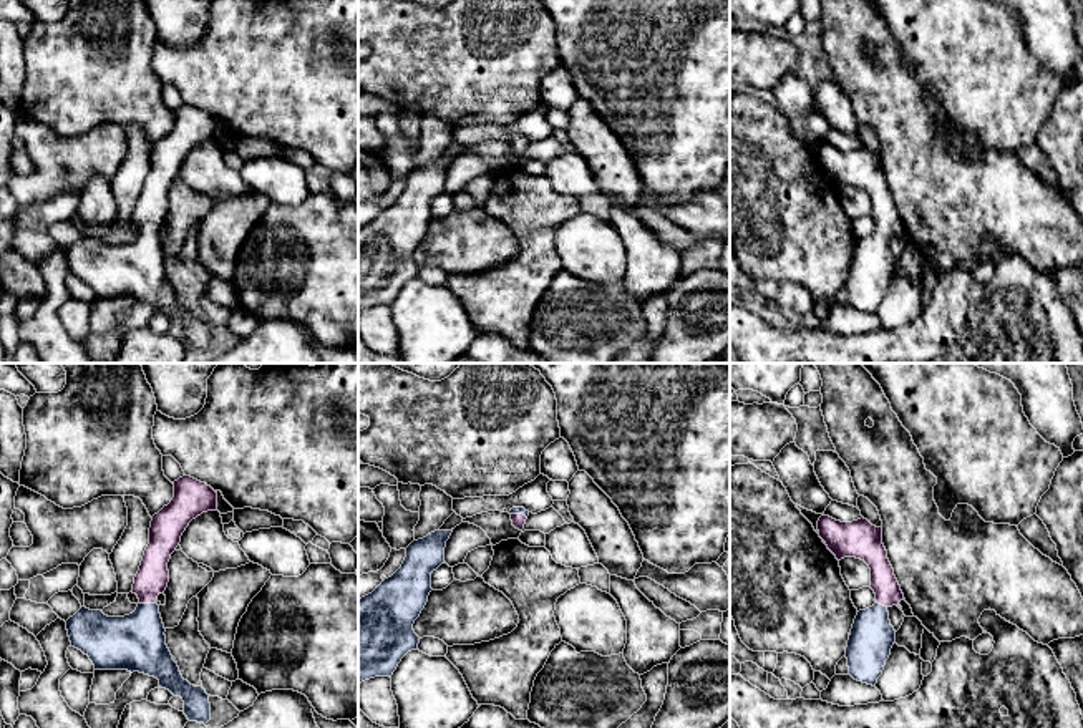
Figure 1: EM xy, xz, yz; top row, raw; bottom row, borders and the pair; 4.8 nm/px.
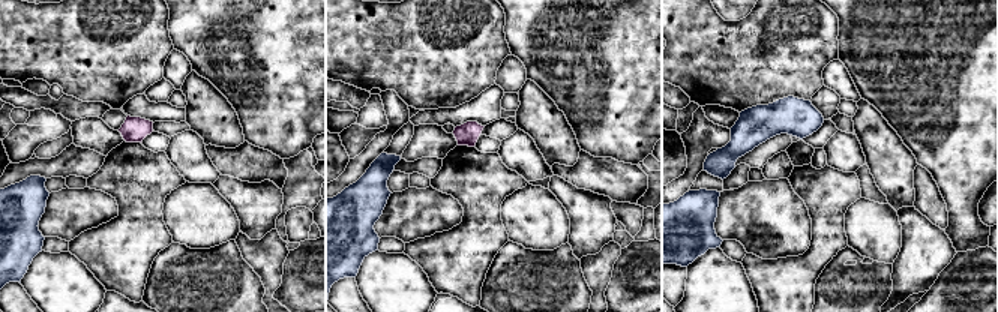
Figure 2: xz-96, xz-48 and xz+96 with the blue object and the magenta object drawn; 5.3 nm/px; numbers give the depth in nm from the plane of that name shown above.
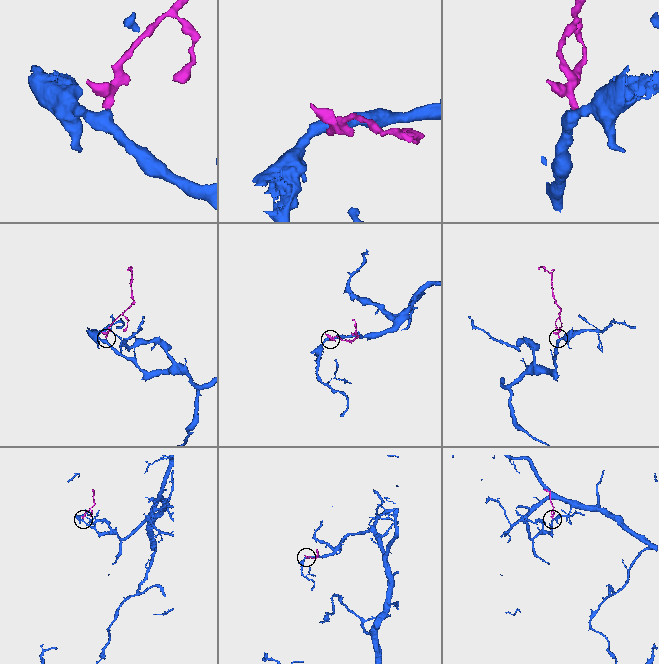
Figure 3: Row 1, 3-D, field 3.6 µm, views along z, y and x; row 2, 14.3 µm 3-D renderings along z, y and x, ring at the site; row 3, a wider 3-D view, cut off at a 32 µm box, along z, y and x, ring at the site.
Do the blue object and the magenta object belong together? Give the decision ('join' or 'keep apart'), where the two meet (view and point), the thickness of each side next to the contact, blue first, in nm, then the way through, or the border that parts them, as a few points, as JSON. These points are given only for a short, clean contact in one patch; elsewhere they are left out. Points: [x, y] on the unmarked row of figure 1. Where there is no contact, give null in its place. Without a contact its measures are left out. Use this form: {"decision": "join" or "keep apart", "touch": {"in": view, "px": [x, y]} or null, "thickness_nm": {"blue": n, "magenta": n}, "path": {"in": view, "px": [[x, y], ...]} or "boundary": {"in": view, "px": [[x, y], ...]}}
{"decision": "join", "touch": {"in": "xy", "px": [148, 232]}, "thickness_nm": {"blue": 280, "magenta": 160}, "path": {"in": "xy", "px": [[136, 271], [145, 256], [148, 232], [148, 213], [153, 204]]}}

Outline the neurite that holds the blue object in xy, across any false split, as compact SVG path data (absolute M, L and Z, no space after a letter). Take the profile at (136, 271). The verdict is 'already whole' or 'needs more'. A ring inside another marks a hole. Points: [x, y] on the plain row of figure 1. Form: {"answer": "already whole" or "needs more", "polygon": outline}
{"answer": "needs more", "polygon": "M191 104L174 113L174 126L158 143L149 156L149 172L134 206L133 222L139 232L124 245L108 245L101 239L81 235L66 249L71 275L81 279L95 298L139 300L159 308L184 330L189 350L211 348L209 323L182 307L177 292L166 274L166 257L159 242L158 224L169 211L168 191L192 148L207 139L217 139L217 121Z"}

